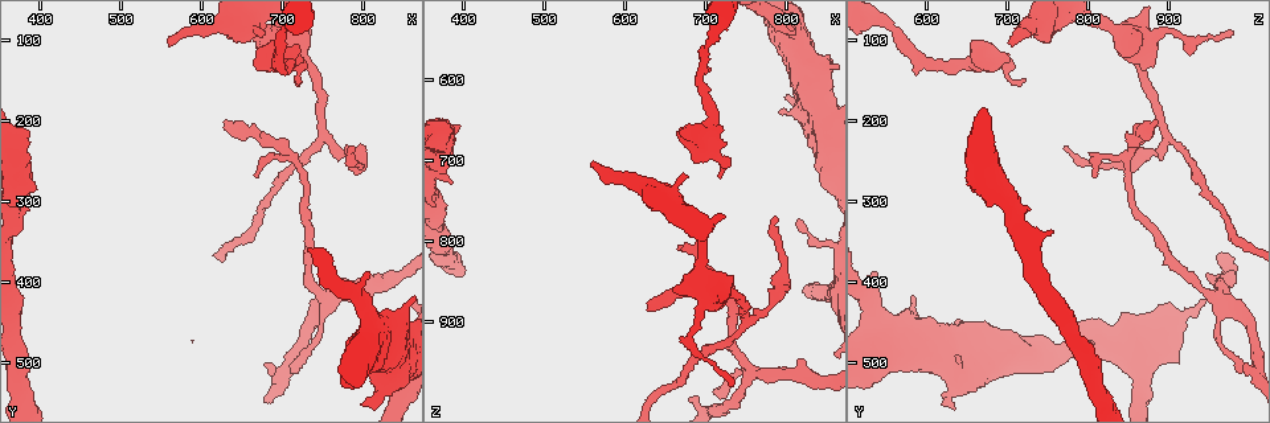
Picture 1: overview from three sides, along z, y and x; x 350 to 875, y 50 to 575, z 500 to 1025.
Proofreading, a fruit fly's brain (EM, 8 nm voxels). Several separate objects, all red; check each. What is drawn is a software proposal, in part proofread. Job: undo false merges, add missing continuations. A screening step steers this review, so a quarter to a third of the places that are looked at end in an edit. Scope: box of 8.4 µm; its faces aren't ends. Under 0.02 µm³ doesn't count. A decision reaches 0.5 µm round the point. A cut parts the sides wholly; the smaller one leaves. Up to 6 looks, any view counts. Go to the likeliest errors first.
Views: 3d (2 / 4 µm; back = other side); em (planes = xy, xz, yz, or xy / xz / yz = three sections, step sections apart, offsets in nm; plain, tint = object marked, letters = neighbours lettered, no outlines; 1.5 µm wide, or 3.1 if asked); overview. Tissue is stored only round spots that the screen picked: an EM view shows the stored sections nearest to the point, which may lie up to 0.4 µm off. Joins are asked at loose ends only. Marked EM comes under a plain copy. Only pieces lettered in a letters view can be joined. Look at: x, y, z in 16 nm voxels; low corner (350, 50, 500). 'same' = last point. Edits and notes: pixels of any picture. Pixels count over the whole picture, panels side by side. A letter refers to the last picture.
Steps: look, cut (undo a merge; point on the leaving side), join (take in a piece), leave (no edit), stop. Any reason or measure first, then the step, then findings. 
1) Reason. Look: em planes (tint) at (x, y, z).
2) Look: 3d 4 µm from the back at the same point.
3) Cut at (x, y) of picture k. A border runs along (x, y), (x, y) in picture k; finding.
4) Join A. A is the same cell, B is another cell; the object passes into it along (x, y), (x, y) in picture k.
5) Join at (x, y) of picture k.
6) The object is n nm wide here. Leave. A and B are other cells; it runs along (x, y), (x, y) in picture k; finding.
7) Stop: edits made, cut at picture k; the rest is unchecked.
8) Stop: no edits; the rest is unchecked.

Free end. Look: em planes (letters) at (810, 395, 535).

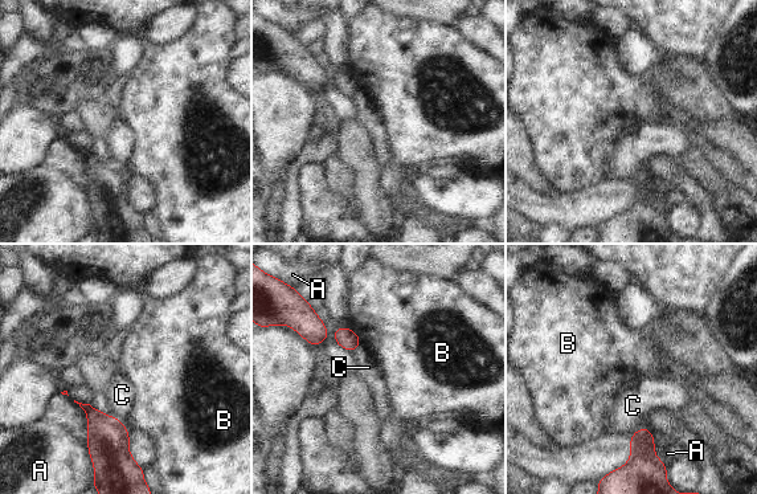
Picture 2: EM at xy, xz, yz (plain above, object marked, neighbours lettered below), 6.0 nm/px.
Leave. A, B and C are other cells; a border runs along (352, 329), (361, 342) in picture 2; no lettered piece goes on from it.

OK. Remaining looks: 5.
Free end. Look: 3d 2 µm at (630, 200, 885).

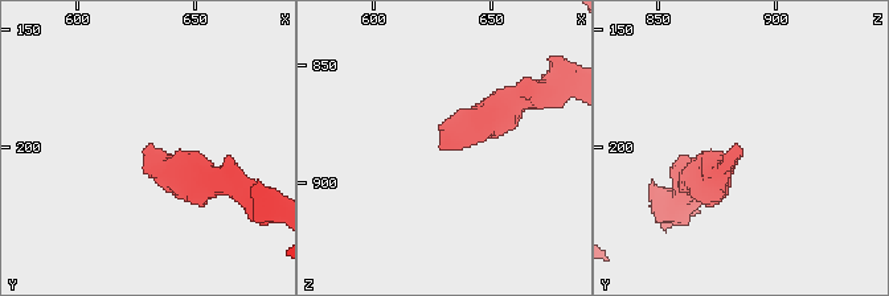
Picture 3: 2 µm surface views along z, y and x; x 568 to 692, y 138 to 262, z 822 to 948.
Look: em planes (tint) at (627, 201, 886).

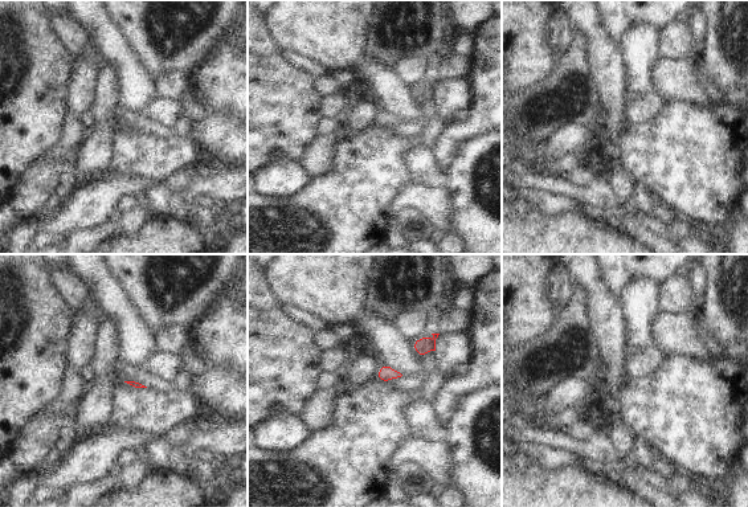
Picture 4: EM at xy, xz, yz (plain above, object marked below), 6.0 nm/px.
What lies round it. Look: em planes (letters) at the same point.

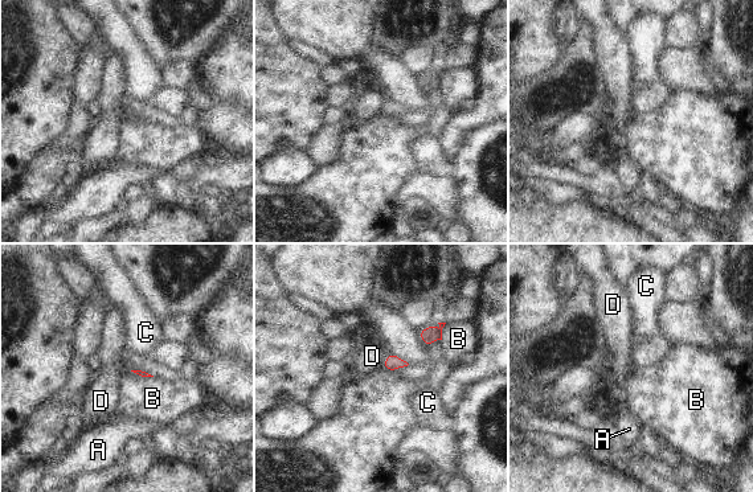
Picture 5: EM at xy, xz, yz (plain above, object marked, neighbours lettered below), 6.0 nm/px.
The longest contact is with B, 110 nm. Leave. A, B, C and D are other cells; a border runs along (446, 323), (442, 328), (441, 339) in picture 5; no lettered piece goes on from it.

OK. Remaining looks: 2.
Thin end. Look: 3d 4 µm at (735, 95, 975).

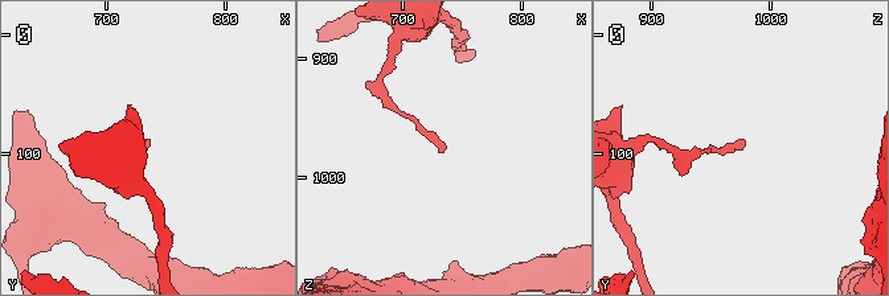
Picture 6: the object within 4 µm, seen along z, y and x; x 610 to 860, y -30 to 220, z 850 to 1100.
Now the EM. Look: em yz step 8 (letters) at (736, 92, 976).

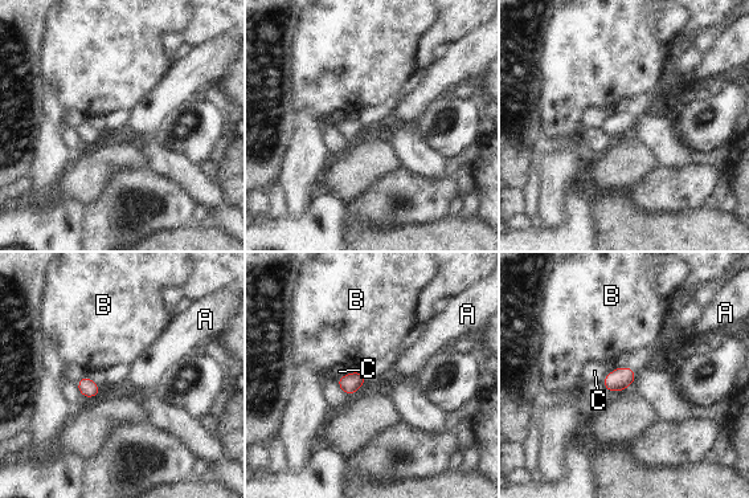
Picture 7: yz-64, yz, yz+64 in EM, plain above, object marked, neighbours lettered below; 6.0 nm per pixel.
Leave. A, B and C are other cells; a border runs along (355, 371), (342, 375), (336, 380) in picture 7; none of them fits.

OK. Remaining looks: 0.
Stop: no edits; the rest is unchecked.

